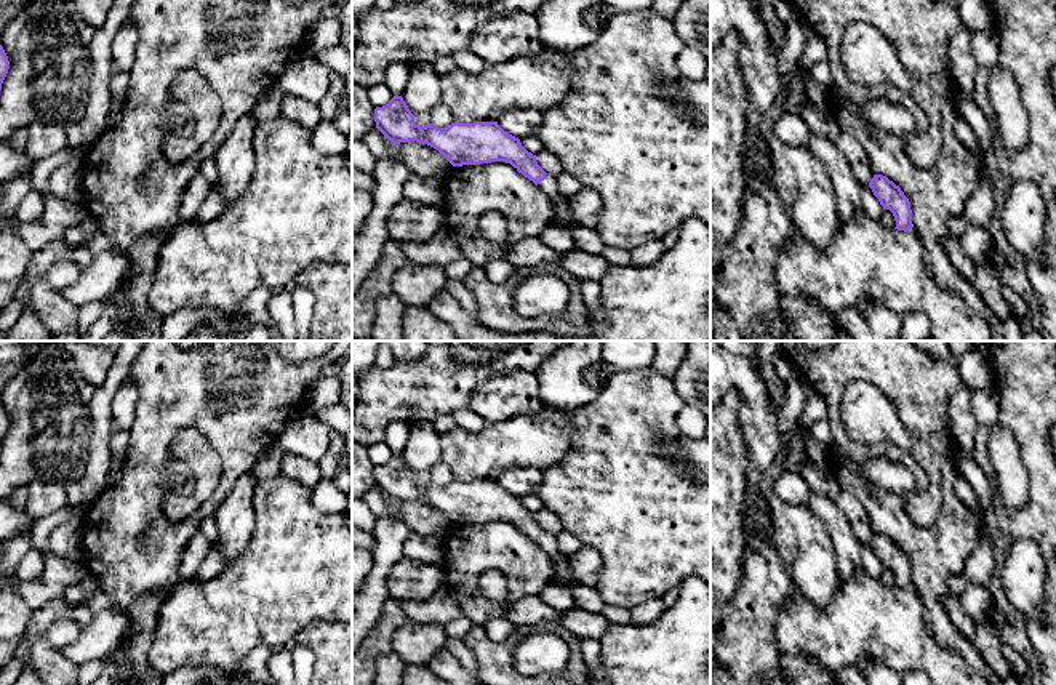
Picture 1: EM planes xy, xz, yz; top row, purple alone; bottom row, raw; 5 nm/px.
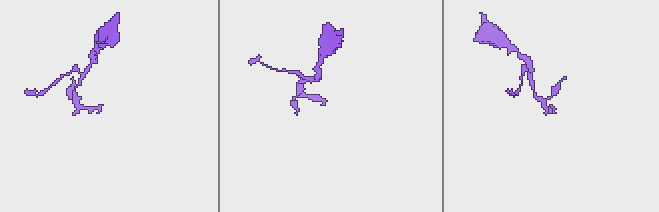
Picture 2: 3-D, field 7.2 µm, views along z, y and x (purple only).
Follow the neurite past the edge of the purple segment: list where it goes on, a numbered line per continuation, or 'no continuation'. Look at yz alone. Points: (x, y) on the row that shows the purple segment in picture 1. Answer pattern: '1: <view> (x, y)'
no continuation

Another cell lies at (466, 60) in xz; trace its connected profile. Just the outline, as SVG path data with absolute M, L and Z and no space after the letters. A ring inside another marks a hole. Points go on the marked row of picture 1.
M469 48L453 53L451 58L458 69L470 74L480 74L488 67L488 62L472 53Z

